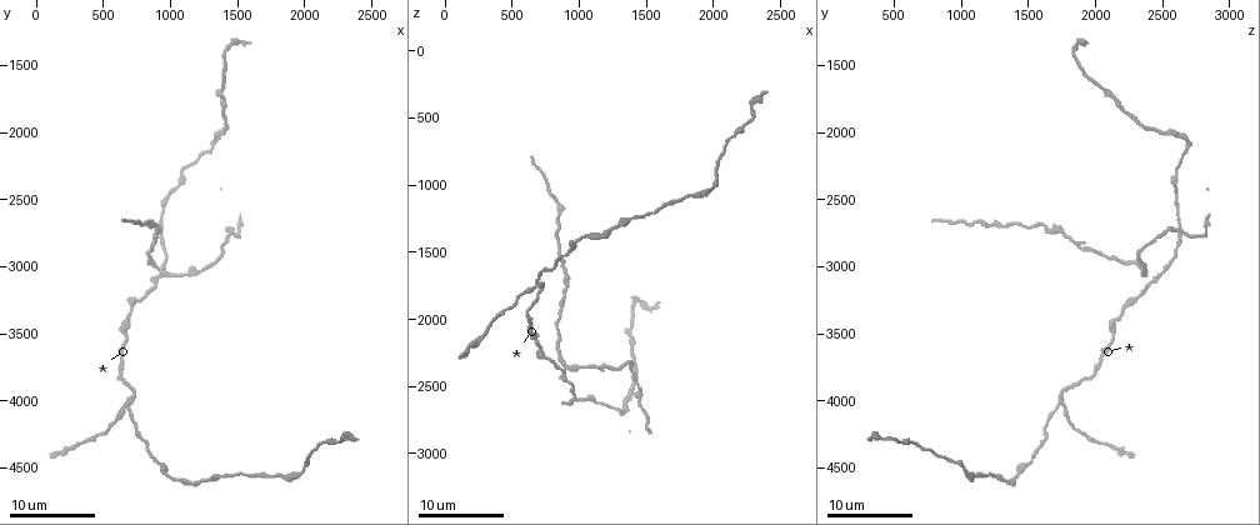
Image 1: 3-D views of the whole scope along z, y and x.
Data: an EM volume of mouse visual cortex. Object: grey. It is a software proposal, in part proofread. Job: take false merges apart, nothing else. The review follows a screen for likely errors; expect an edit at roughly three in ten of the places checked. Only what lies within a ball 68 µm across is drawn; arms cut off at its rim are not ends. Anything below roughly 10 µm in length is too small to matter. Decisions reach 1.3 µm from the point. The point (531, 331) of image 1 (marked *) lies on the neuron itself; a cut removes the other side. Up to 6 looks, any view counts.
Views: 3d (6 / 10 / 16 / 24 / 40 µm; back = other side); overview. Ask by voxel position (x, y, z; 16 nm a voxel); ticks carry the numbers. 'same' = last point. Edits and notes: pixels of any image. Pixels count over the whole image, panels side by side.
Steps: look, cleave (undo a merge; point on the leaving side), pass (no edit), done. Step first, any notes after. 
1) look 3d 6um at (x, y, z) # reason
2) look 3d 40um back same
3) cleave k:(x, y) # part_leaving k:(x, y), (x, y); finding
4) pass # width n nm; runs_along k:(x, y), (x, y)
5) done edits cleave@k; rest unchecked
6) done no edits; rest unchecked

look 3d 6um at (680, 3420, 2160) # calibre changes

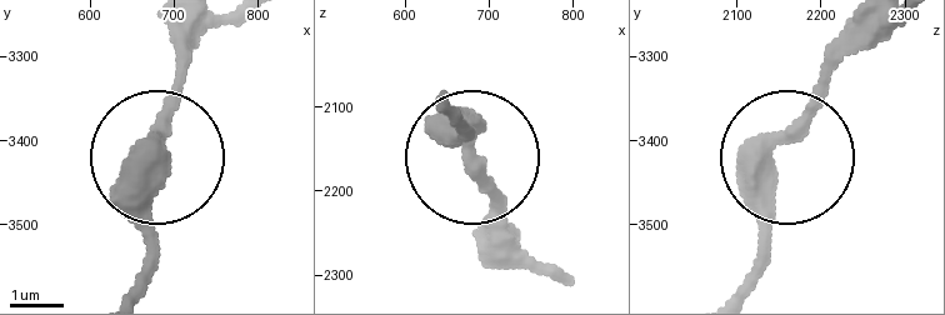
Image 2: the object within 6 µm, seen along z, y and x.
pass # all the same neuron

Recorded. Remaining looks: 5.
look 3d 6um at (700, 4020, 1740) # side arm on a straight run

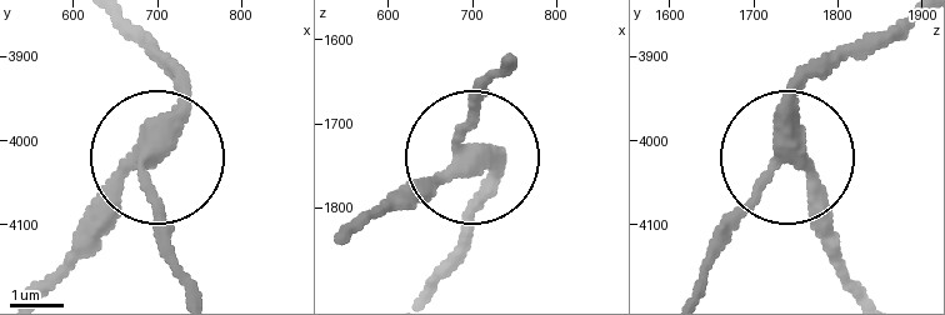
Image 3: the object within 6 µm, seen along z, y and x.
pass # width 330 nm; continuous, no second neuron

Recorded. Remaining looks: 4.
look 3d 10um at (900, 3120, 2440)

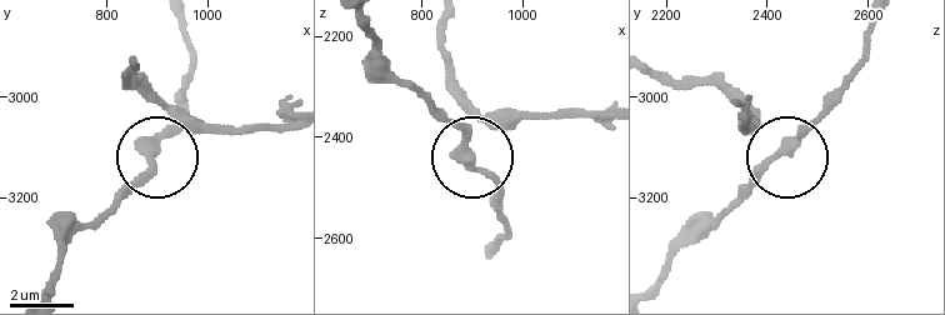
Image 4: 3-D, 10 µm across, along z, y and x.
look 3d 10um back at (885, 3100, 2440)

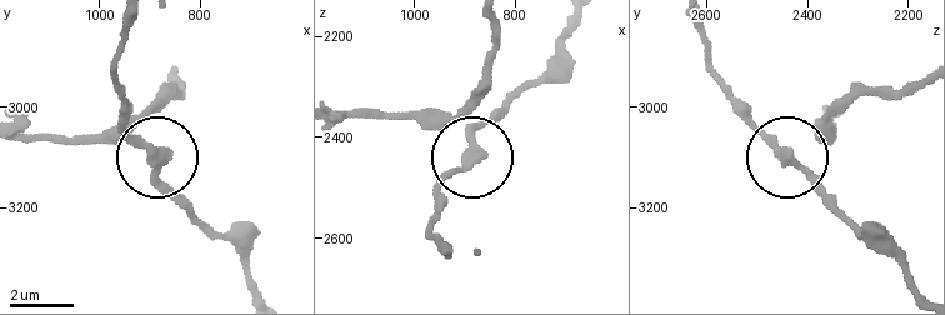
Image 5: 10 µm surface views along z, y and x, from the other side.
pass # width 260 nm; runs_along 5:(916, 290), (790, 161), (839, 108); continuous, no second neuron

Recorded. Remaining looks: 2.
done no edits; rest unchecked

